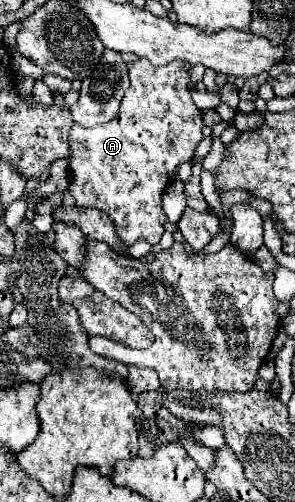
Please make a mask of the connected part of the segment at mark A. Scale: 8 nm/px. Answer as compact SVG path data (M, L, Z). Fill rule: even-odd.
M138 59L128 65L130 87L122 99L120 115L100 127L70 129L70 193L76 199L76 207L96 207L110 215L116 225L116 233L124 243L132 245L138 239L146 239L152 245L160 243L164 233L166 215L162 211L162 193L173 178L180 163L192 161L198 143L204 139L204 119L200 109L192 101L190 91L190 63L172 61L162 67L154 67L148 59Z

